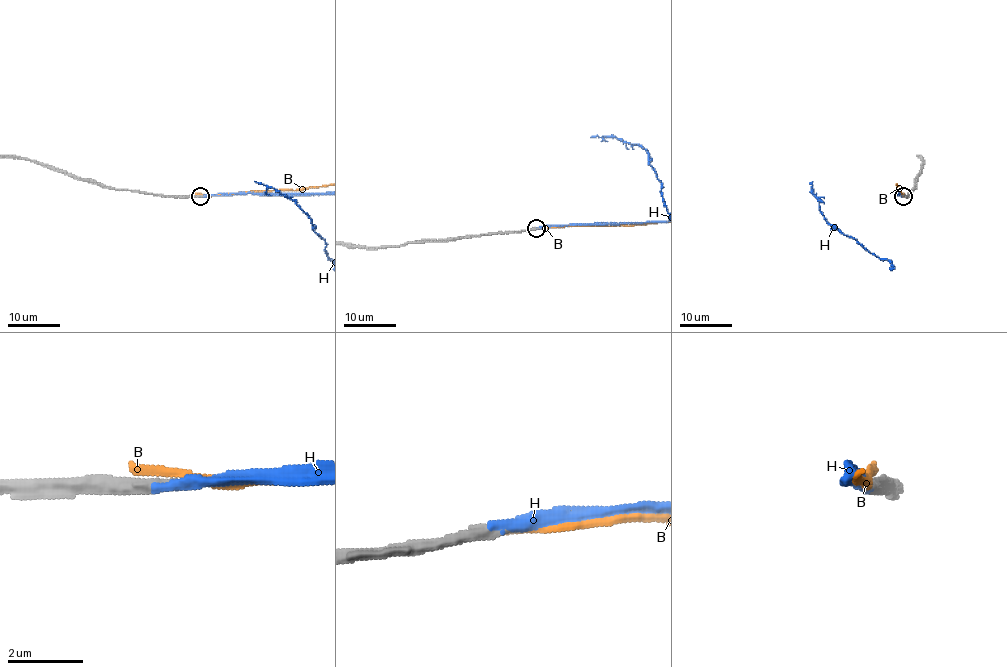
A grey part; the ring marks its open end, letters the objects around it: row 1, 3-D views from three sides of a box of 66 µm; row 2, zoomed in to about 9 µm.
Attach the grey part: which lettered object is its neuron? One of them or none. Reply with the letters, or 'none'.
H

